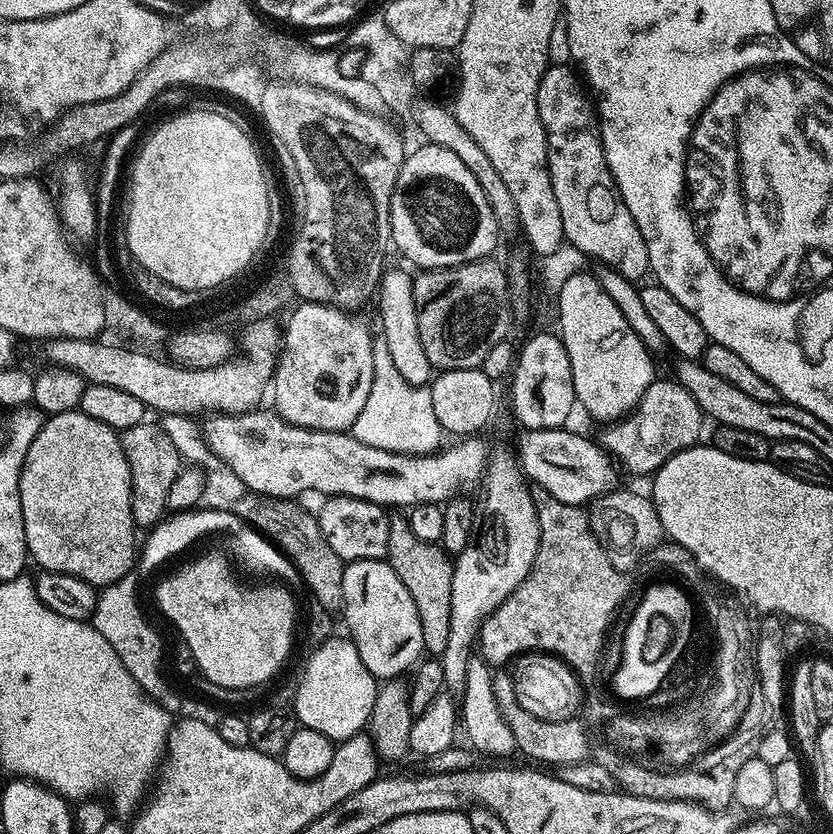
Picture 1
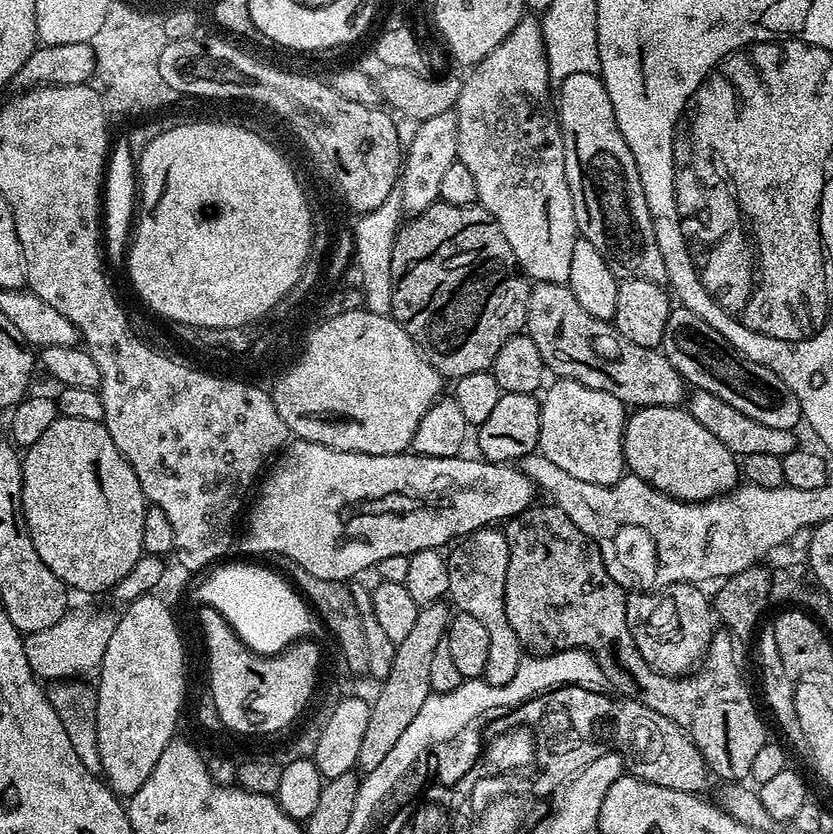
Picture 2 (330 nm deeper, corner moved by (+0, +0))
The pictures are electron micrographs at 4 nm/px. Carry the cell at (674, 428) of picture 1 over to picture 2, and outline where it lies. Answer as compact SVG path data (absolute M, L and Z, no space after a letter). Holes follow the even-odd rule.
M573 380L549 383L540 400L540 455L573 478L595 484L613 484L625 475L624 426L626 406L614 394L582 386Z

